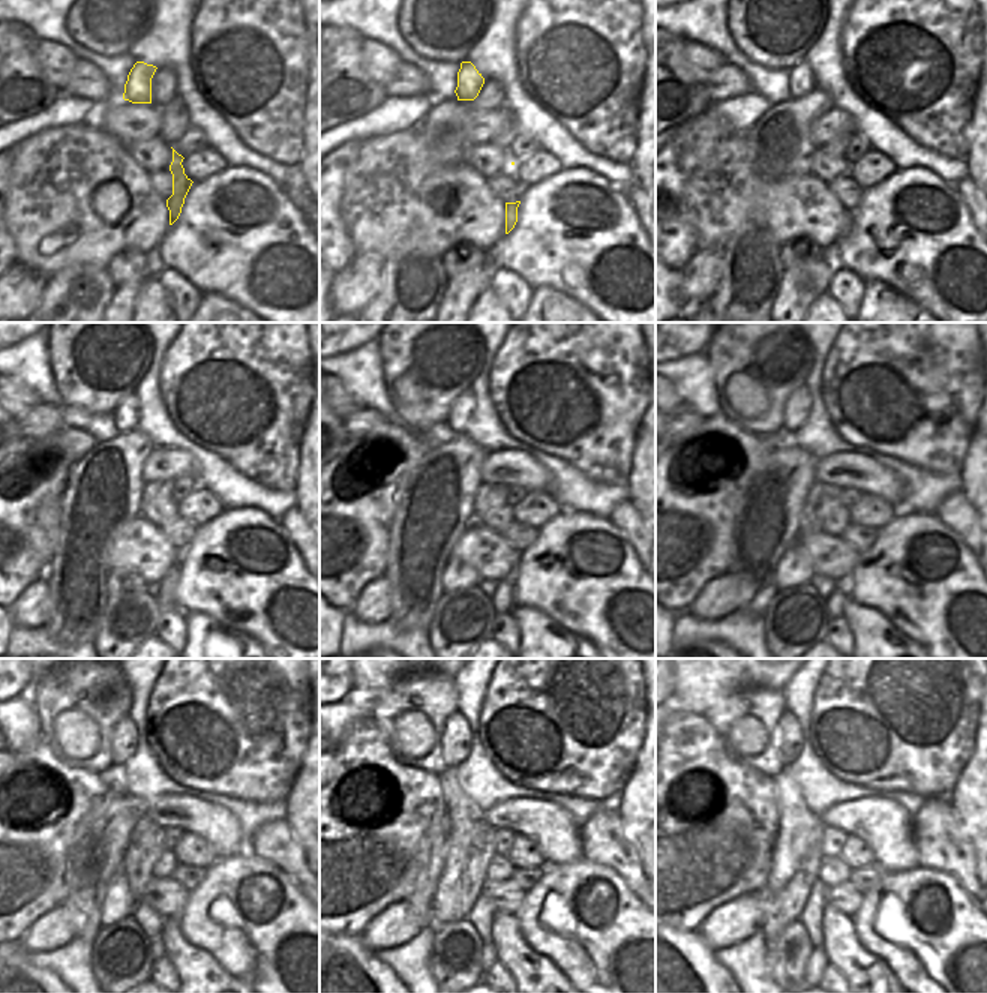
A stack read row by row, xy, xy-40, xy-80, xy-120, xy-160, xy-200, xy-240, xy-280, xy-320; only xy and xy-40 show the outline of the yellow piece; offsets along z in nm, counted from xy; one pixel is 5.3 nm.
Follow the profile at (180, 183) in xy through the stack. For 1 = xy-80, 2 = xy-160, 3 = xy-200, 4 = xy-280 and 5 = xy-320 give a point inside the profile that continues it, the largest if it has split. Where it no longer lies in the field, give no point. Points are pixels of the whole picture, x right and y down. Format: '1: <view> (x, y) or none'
1: xy-80 (831, 252)
2: xy-160 (503, 599)
3: xy-200 (834, 603)
4: xy-280 (488, 951)
5: xy-320 (818, 962)

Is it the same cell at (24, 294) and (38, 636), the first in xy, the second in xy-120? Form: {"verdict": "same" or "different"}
{"verdict": "different"}

